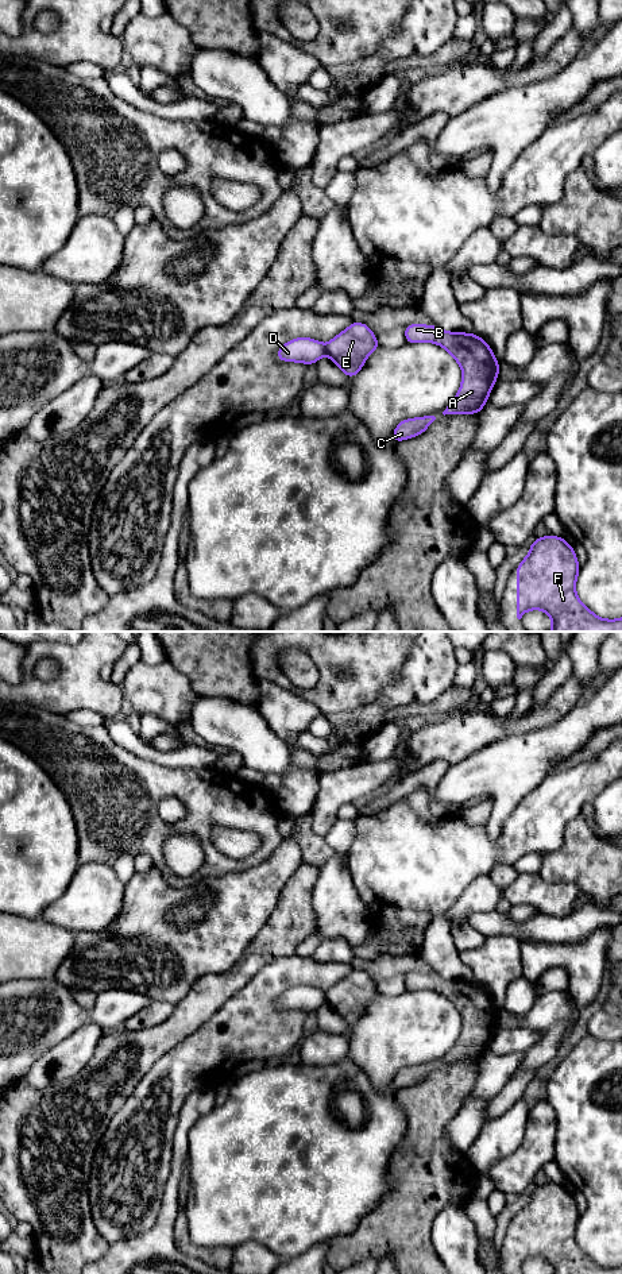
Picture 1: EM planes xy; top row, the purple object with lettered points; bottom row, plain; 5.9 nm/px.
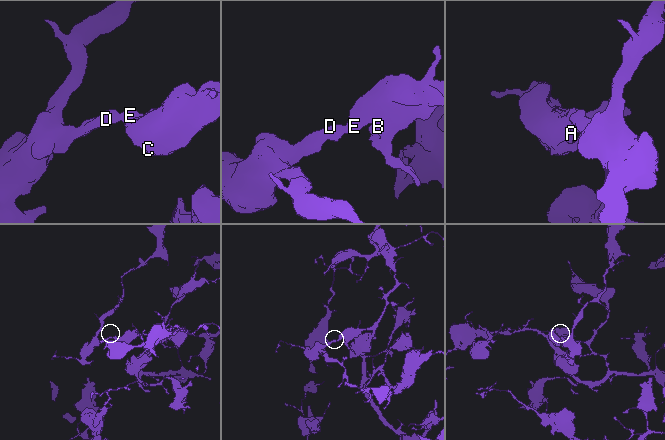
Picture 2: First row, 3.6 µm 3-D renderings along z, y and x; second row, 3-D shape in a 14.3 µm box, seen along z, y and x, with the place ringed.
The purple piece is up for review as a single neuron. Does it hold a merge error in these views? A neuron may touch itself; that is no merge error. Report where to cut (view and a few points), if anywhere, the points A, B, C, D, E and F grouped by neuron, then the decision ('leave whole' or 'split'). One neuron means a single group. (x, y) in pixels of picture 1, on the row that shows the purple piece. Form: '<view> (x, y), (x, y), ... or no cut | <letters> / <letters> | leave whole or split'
xy (324, 346), (327, 352) | A B C E F / D | split

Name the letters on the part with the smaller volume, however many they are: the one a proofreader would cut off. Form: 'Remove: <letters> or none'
Remove: D

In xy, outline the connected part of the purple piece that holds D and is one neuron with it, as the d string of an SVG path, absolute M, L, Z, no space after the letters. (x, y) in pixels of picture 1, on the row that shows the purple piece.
M295 337L285 343L277 351L277 359L282 362L298 362L314 364L327 354L325 345L316 339Z

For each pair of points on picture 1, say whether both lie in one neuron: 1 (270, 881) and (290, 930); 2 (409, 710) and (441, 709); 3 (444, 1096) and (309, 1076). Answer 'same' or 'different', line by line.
1: different
2: same
3: different

